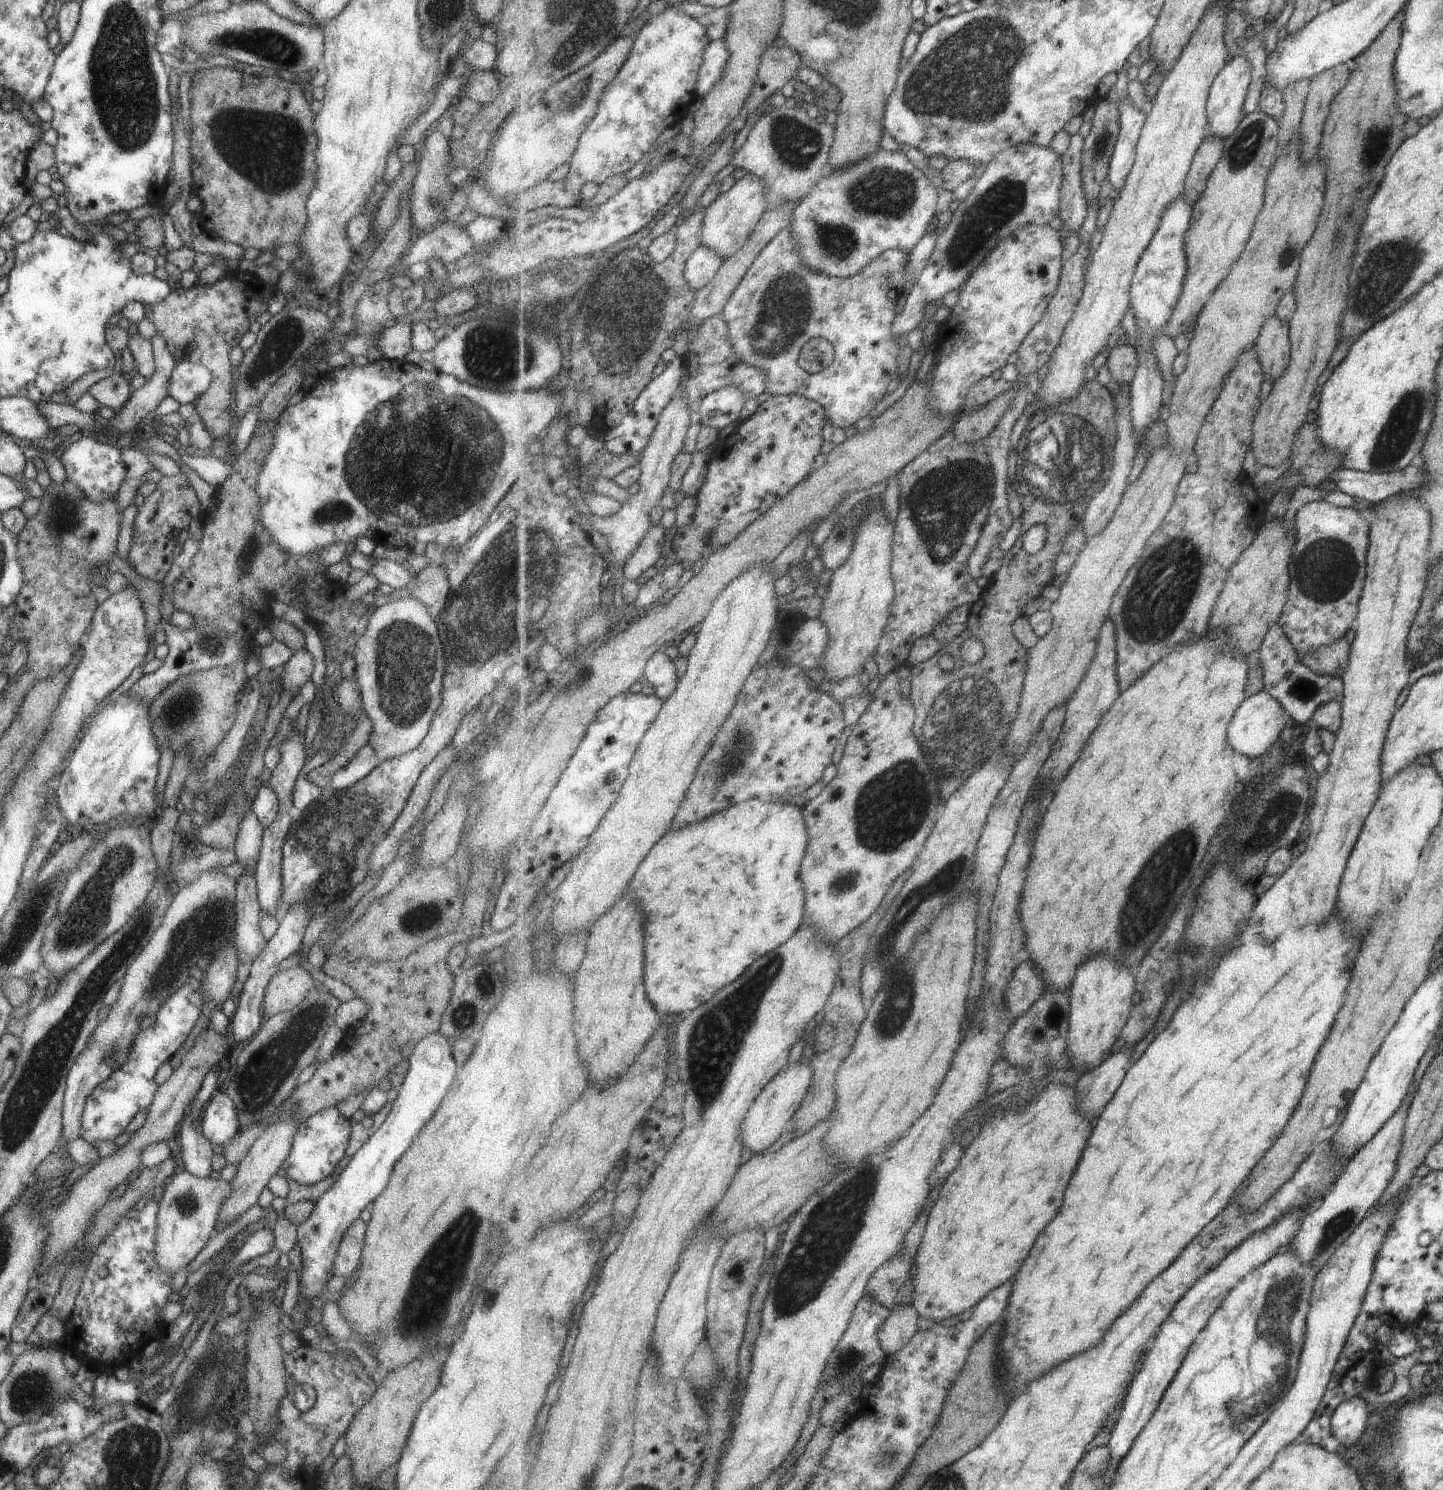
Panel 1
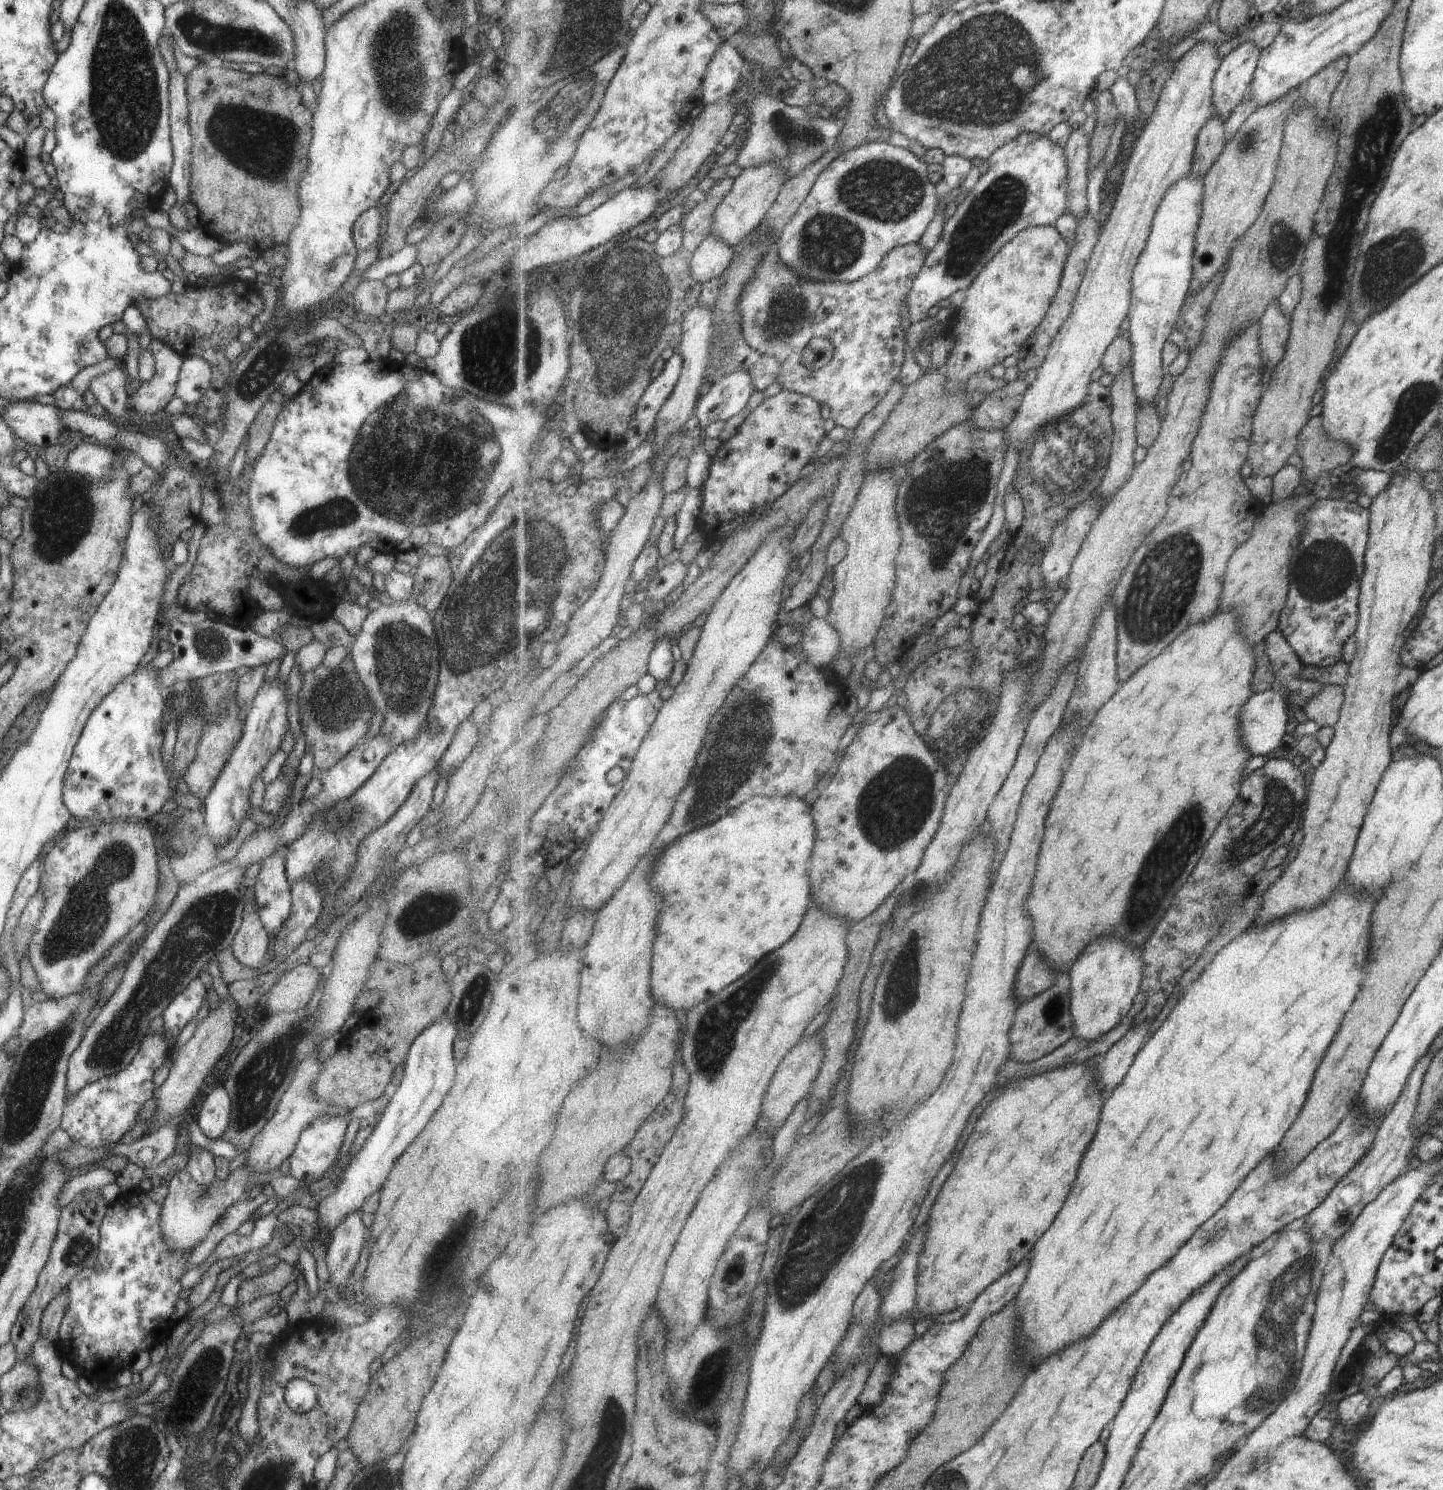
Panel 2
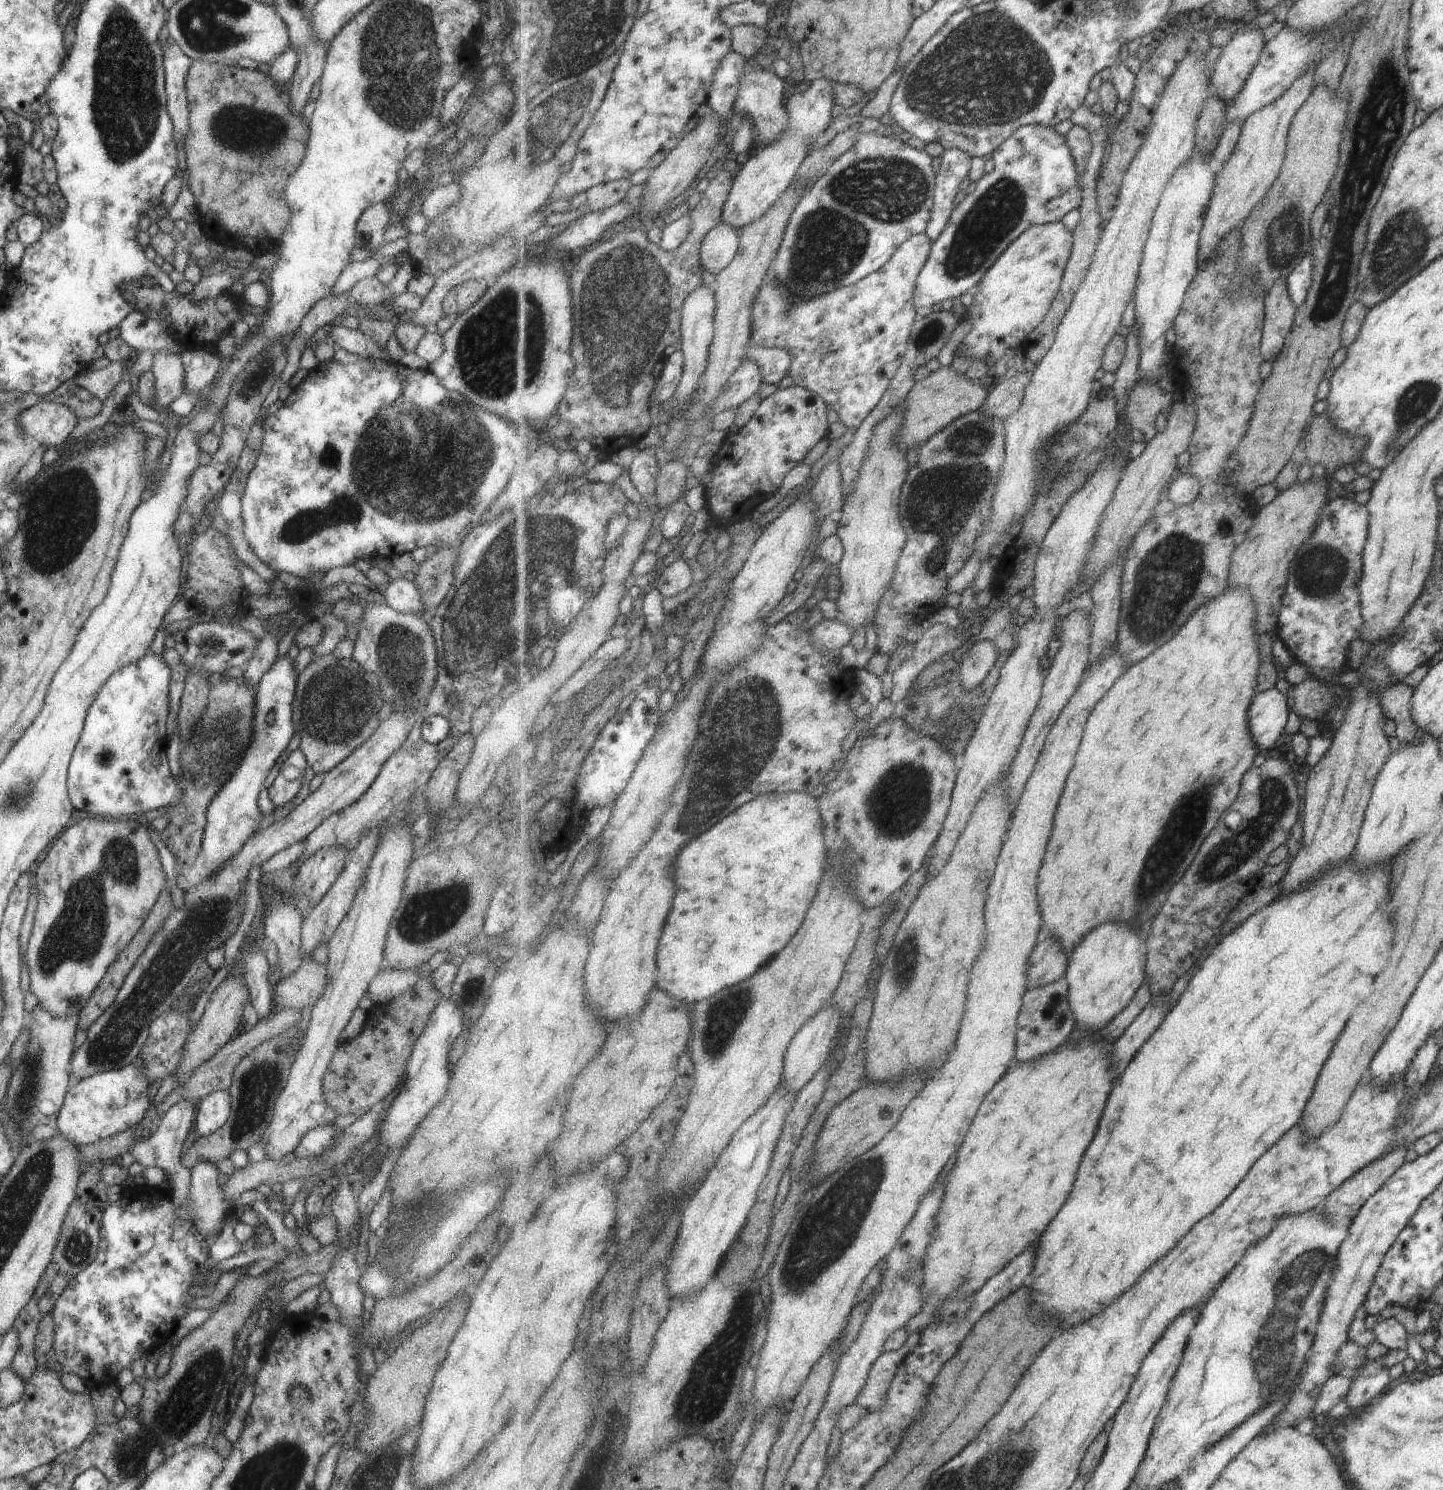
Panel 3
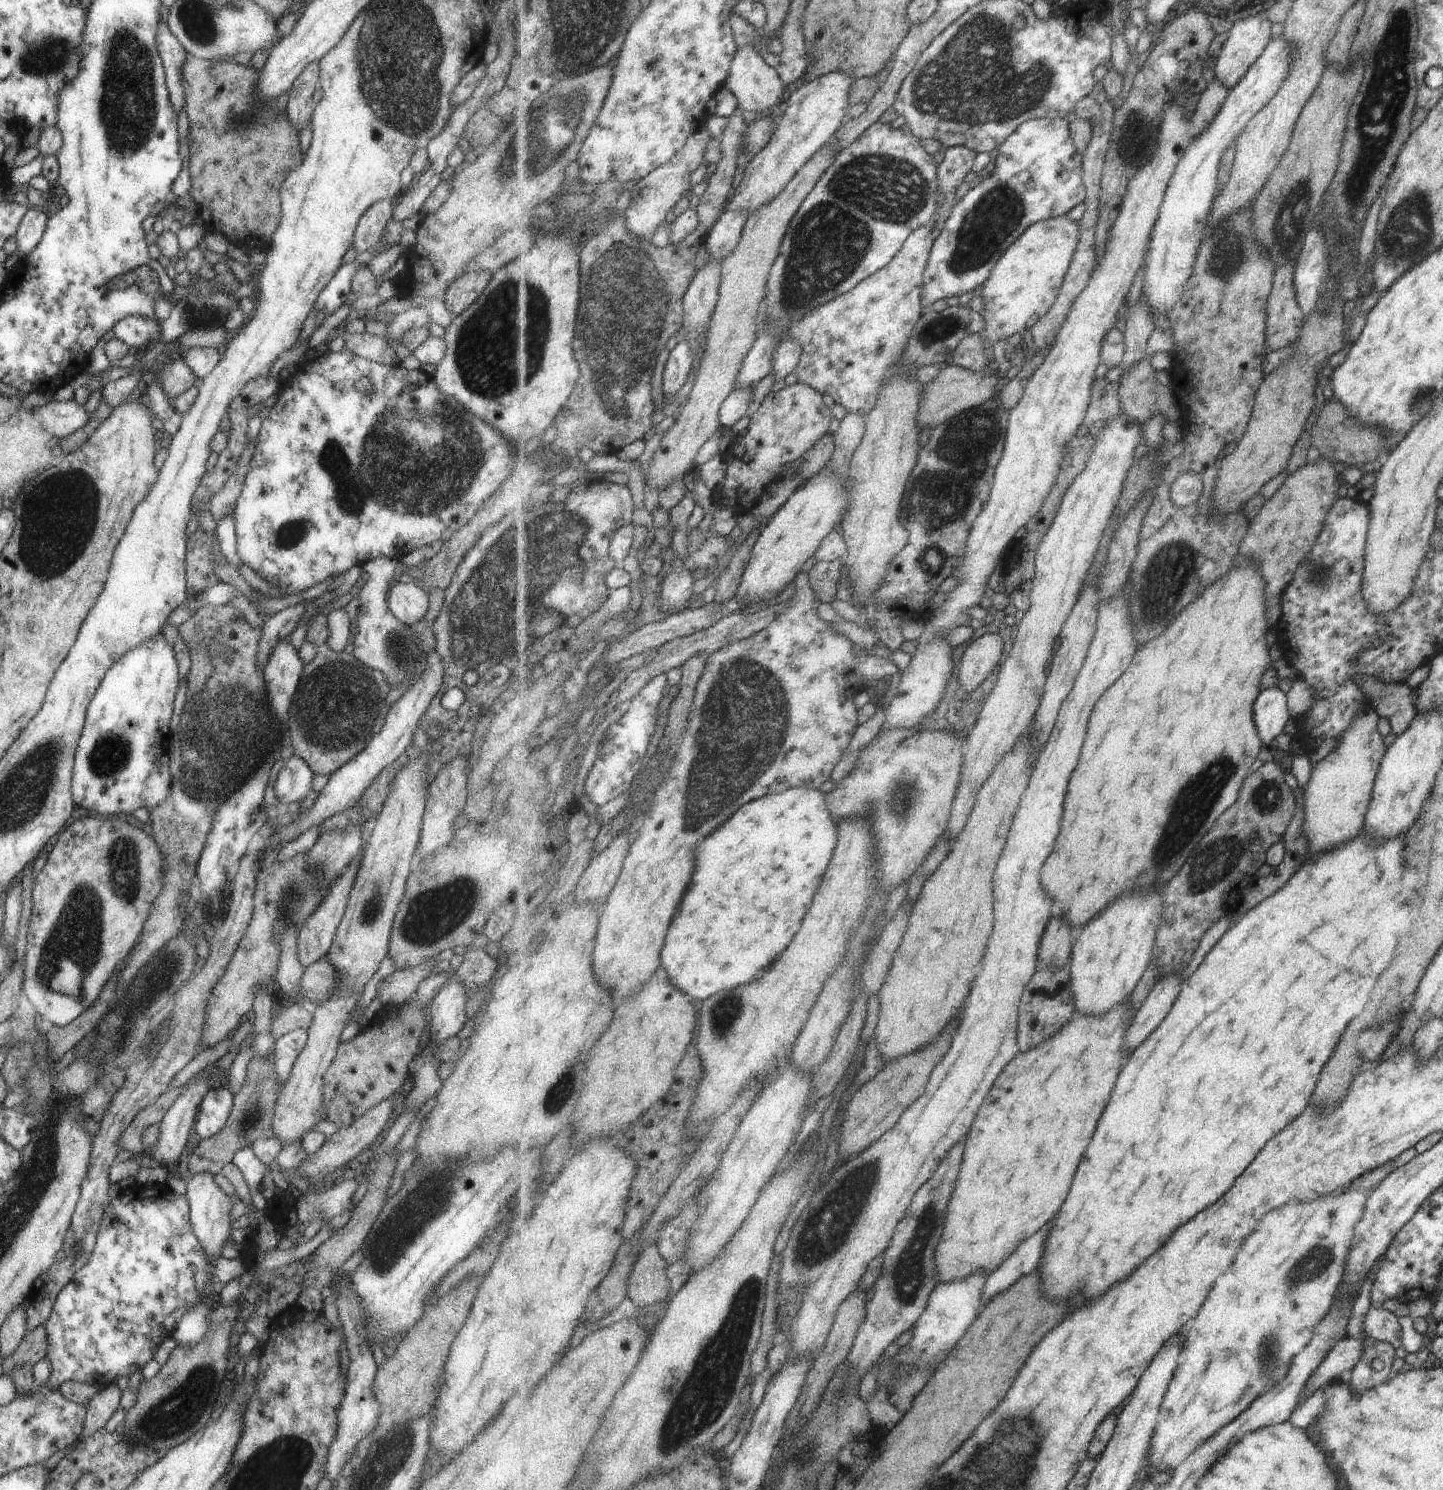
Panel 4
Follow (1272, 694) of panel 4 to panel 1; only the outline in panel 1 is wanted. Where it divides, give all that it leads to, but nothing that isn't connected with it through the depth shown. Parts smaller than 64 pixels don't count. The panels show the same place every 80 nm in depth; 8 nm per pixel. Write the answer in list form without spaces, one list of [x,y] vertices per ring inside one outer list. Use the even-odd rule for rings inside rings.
[[[1263,690],[1260,693],[1251,695],[1242,702],[1237,714],[1235,714],[1235,718],[1230,722],[1227,738],[1231,738],[1231,746],[1235,746],[1237,752],[1257,760],[1257,758],[1273,748],[1275,742],[1279,740],[1287,720],[1290,720],[1290,718],[1284,706]]]

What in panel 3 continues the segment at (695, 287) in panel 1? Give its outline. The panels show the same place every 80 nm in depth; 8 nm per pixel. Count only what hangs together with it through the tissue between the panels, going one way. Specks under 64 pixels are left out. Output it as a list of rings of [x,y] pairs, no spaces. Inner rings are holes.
[[[721,221],[703,241],[700,258],[702,268],[717,276],[733,262],[739,243],[739,230]]]

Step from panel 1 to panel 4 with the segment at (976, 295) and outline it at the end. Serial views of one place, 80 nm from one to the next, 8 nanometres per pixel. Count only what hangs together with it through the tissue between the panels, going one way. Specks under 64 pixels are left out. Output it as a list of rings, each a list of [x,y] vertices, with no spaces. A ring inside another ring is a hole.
[[[1069,216],[1039,221],[1031,225],[1002,255],[990,277],[982,284],[980,292],[984,309],[979,314],[985,320],[985,328],[979,336],[989,356],[991,346],[998,338],[1007,339],[1032,330],[1050,312],[1062,292],[1067,271],[1074,261],[1079,235],[1079,221],[1073,222]]]

